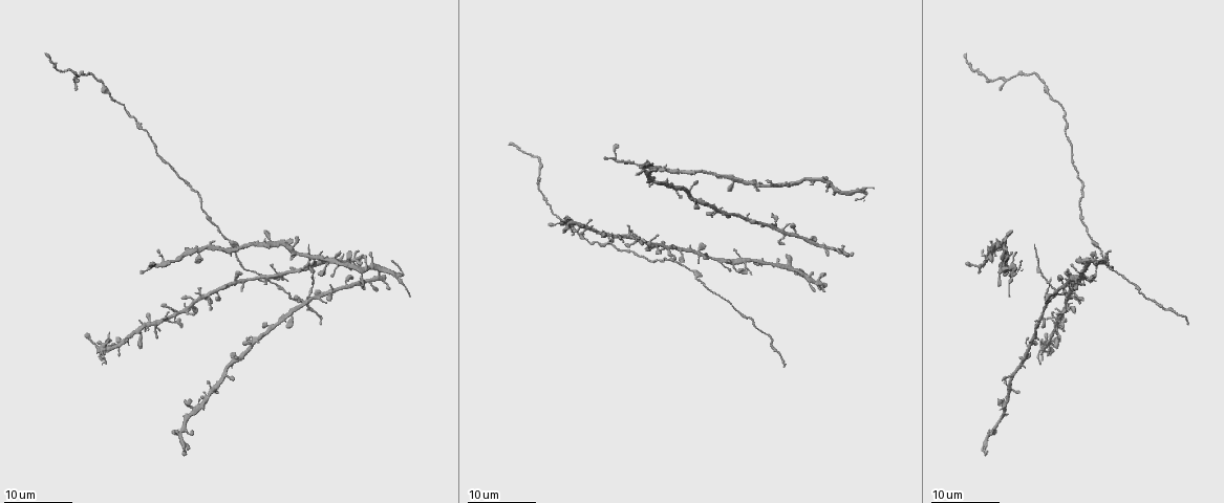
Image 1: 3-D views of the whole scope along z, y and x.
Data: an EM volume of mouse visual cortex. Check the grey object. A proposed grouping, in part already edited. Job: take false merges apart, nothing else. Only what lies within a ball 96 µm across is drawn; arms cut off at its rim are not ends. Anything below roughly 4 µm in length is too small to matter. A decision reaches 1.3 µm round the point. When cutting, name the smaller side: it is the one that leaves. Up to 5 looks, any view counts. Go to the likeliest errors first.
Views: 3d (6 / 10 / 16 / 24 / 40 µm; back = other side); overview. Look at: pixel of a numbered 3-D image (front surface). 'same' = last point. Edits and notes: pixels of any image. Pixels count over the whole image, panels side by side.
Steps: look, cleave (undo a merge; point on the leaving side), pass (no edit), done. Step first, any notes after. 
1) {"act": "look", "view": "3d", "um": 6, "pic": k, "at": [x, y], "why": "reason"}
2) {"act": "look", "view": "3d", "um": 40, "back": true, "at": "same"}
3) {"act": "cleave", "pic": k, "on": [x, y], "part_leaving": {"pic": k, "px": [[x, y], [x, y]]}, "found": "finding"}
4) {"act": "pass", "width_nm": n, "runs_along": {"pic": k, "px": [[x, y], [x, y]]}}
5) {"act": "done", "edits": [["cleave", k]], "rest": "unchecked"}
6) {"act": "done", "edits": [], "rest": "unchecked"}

{"act": "look", "view": "3d", "um": 24, "pic": 1, "at": [308, 295]}

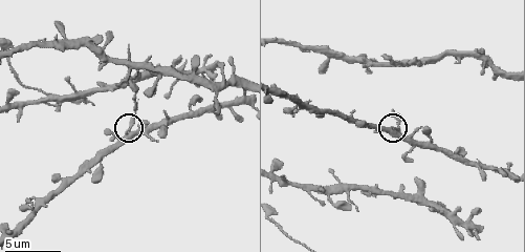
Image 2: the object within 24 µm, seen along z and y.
{"act": "look", "view": "3d", "um": 6, "pic": 2, "at": [128, 130]}

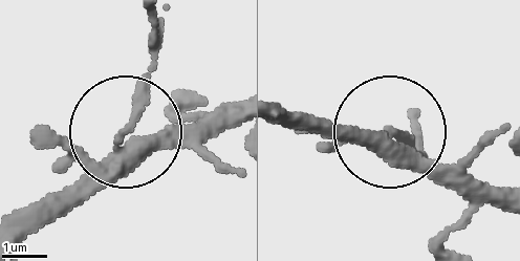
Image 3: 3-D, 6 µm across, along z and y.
{"act": "look", "view": "3d", "um": 6, "back": true, "pic": 3, "at": [395, 131]}

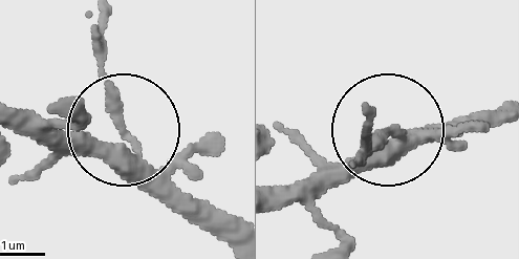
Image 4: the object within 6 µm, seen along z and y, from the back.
{"act": "cleave", "pic": 4, "on": [105, 93], "side_arm_um": 35, "part_leaving": {"pic": 4, "px": [[142, 148], [120, 107], [108, 17]]}, "found": "two neurons meet here"}

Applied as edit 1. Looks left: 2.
{"act": "look", "view": "3d", "um": 24, "pic": 1, "at": [218, 387], "why": "thick turns thin"}

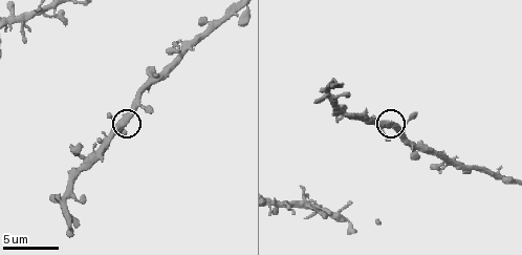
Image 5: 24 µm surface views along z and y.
{"act": "look", "view": "3d", "um": 6, "pic": 5, "at": [124, 125]}

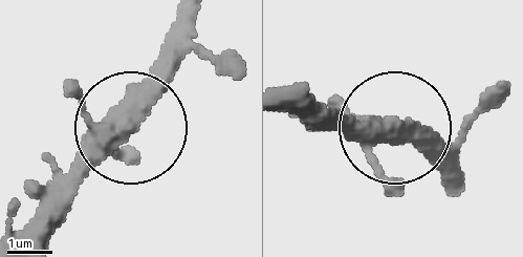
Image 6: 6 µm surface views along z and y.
{"act": "pass", "arms": 4, "runs_along": {"pic": 6, "px": [[463, 177], [411, 132], [313, 125]]}, "found": "all the same neuron"}

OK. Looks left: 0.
{"act": "done", "edits": [["cleave", 4]], "rest": "unchecked"}

